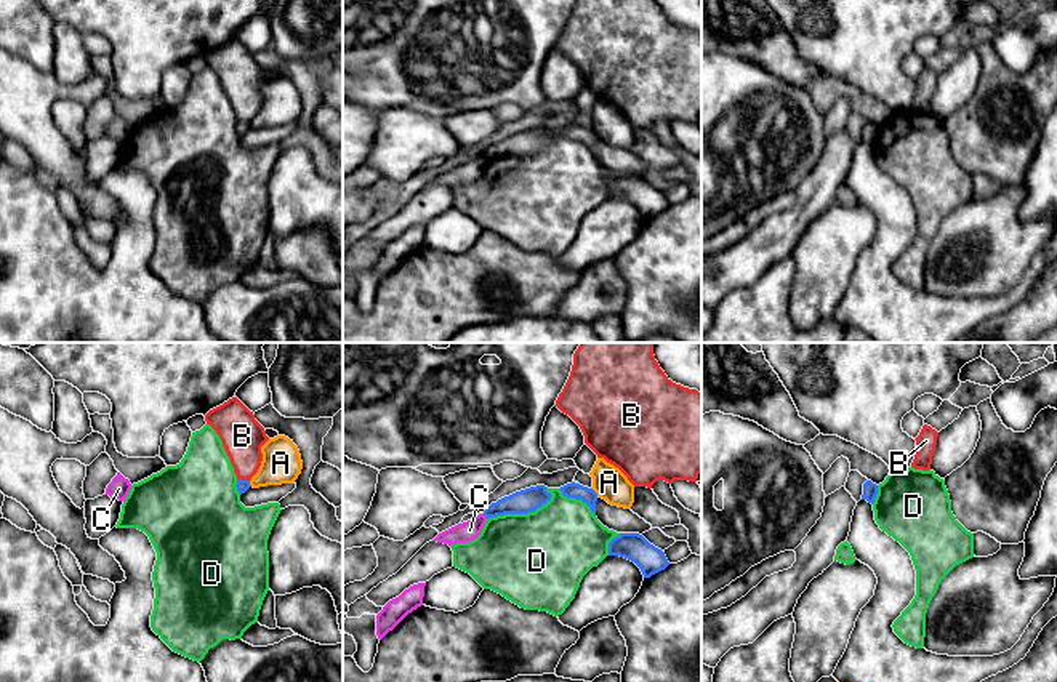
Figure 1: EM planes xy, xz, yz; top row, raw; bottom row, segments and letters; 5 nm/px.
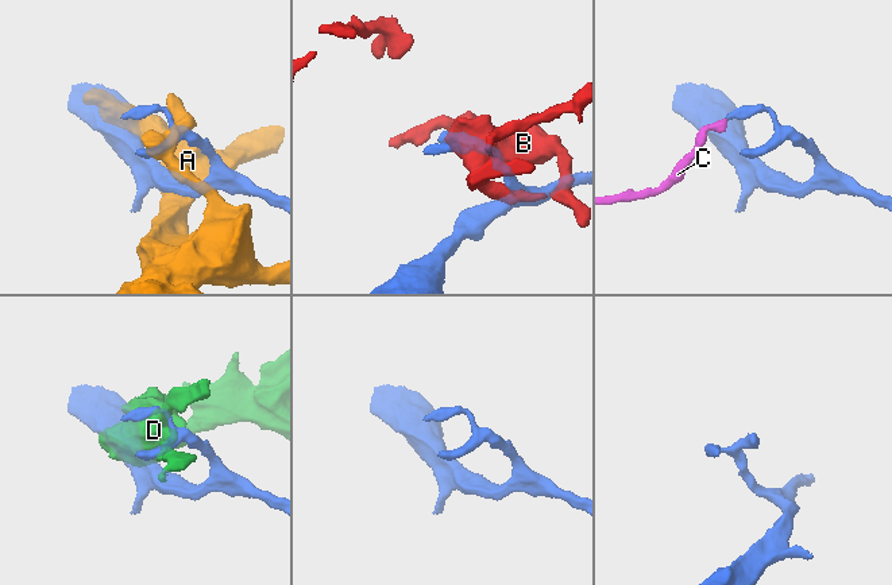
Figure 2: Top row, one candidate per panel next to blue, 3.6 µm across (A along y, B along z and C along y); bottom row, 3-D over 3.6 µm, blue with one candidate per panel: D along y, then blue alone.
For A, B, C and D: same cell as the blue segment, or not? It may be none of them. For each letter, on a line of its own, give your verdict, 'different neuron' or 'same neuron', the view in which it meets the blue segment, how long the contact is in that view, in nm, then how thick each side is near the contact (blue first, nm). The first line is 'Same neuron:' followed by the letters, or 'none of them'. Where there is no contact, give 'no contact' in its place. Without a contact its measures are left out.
Same neuron: none of them
A: different neuron; contact in xz; length 50 nm; calibres 80 and 170 nm
B: different neuron; contact in xy; length 70 nm; calibres 60 and 220 nm
C: different neuron; contact in xz; length 40 nm; calibres 120 and 100 nm
D: different neuron; contact in xz; length 360 nm; calibres 120 and 480 nm

